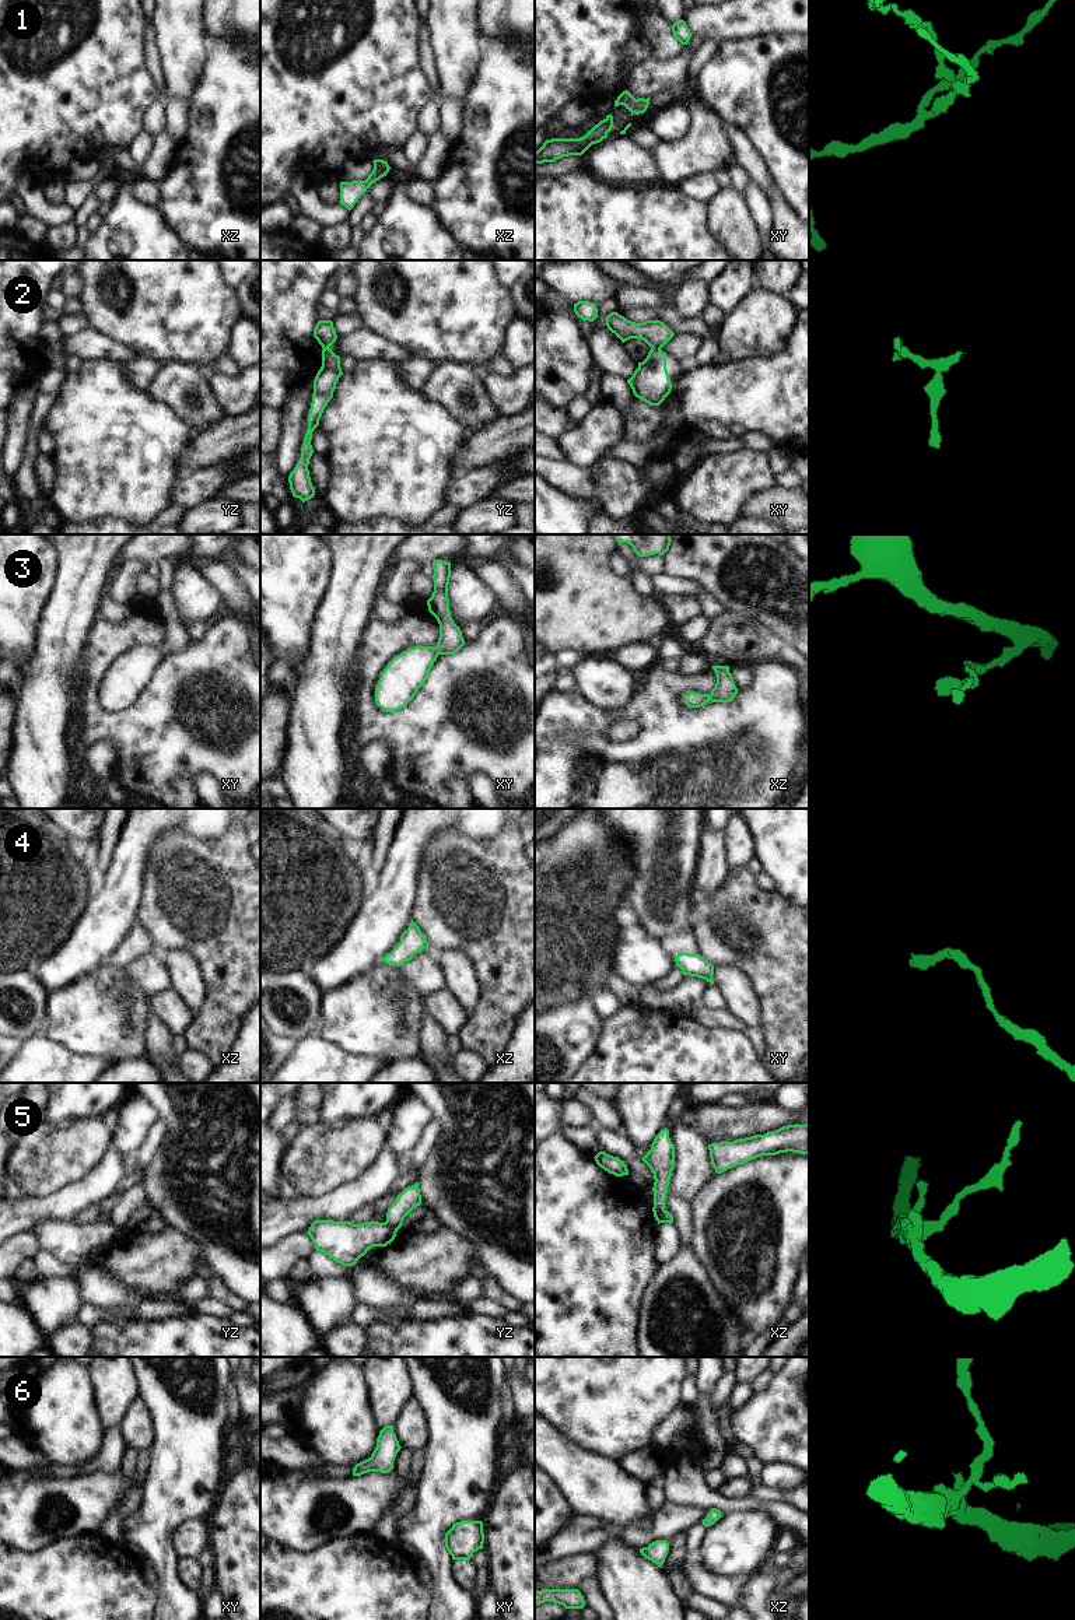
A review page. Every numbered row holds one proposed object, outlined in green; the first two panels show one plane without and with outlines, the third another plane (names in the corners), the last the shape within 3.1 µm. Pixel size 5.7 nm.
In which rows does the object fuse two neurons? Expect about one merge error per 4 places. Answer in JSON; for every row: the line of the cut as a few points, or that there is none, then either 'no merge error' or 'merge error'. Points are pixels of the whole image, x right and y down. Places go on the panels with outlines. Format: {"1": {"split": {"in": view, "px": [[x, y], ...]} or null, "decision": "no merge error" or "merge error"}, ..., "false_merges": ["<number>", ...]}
{"1": {"split": null, "decision": "no merge error"}, "2": {"split": {"in": "xy", "px": [[651, 347], [659, 349]]}, "decision": "merge error"}, "3": {"split": null, "decision": "no merge error"}, "4": {"split": null, "decision": "no merge error"}, "5": {"split": {"in": "yz", "px": [[385, 1221], [396, 1230]]}, "decision": "merge error"}, "6": {"split": null, "decision": "no merge error"}, "false_merges": ["2", "5"]}

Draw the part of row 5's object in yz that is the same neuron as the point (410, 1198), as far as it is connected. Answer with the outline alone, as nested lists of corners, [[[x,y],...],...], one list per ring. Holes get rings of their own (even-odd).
[[[416,1182],[398,1195],[395,1203],[388,1209],[385,1223],[392,1228],[399,1230],[403,1224],[405,1217],[420,1205],[421,1195],[419,1182]]]

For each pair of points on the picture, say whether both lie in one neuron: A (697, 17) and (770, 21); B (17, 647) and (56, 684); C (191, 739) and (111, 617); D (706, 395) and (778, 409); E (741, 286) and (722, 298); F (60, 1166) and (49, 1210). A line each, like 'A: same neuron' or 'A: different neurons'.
A: same neuron
B: different neurons
C: different neurons
D: same neuron
E: same neuron
F: different neurons

